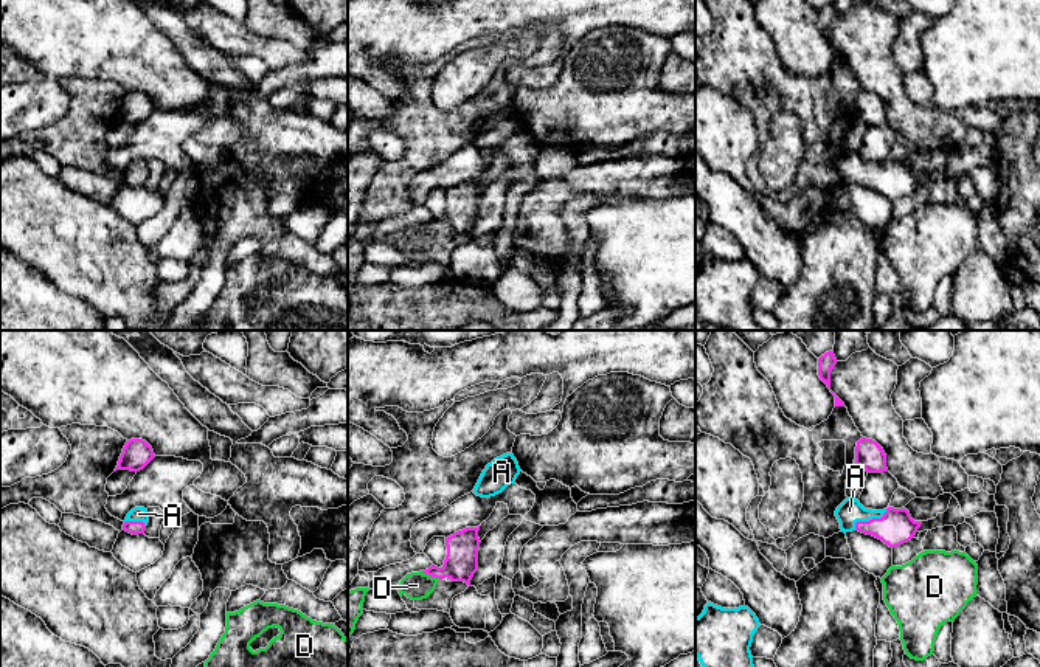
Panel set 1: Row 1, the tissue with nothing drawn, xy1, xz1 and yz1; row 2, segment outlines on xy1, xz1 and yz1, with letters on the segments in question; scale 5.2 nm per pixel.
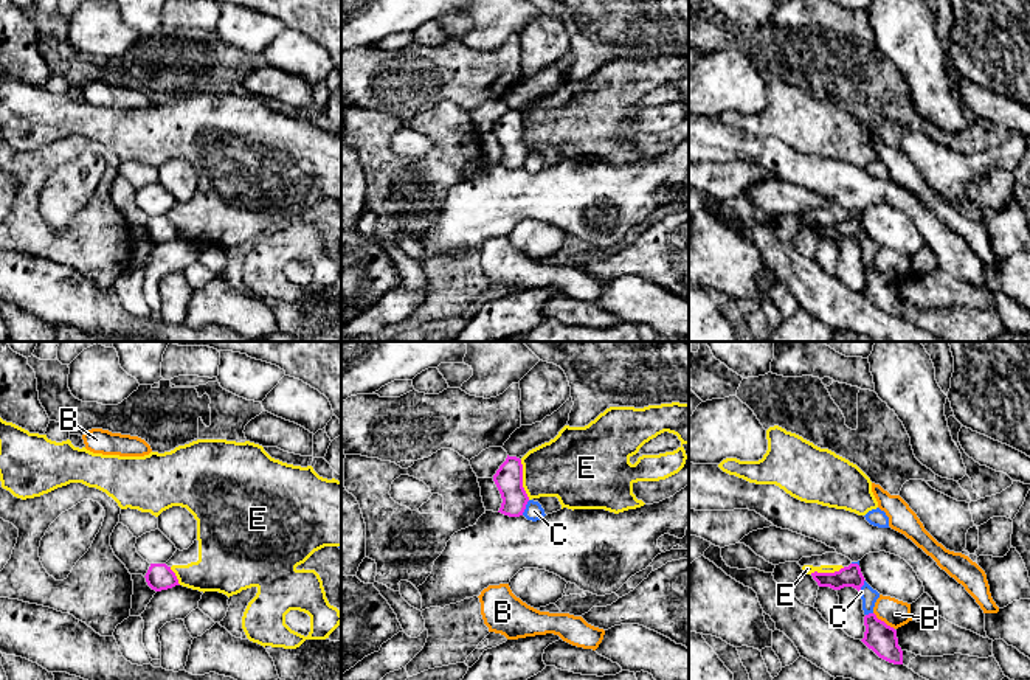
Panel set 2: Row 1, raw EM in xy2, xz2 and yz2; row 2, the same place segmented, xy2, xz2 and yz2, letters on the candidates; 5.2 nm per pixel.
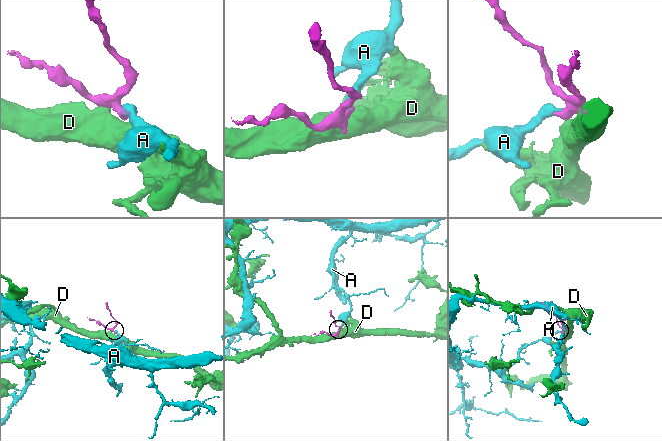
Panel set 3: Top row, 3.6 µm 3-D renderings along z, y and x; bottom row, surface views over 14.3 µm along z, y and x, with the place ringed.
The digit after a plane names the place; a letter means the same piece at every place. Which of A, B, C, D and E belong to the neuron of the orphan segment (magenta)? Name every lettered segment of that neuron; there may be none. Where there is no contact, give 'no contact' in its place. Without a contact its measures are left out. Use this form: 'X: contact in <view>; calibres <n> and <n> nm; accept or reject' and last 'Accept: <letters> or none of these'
A: contact in yz1; calibres 180 and 120 nm; accept
B: contact in yz2; calibres 160 and 140 nm; reject
C: contact in xz2; calibres 140 and 90 nm; reject
D: contact in xz1; calibres 180 and 140 nm; reject
E: contact in xz2; calibres 140 and 320 nm; reject
Accept: A

